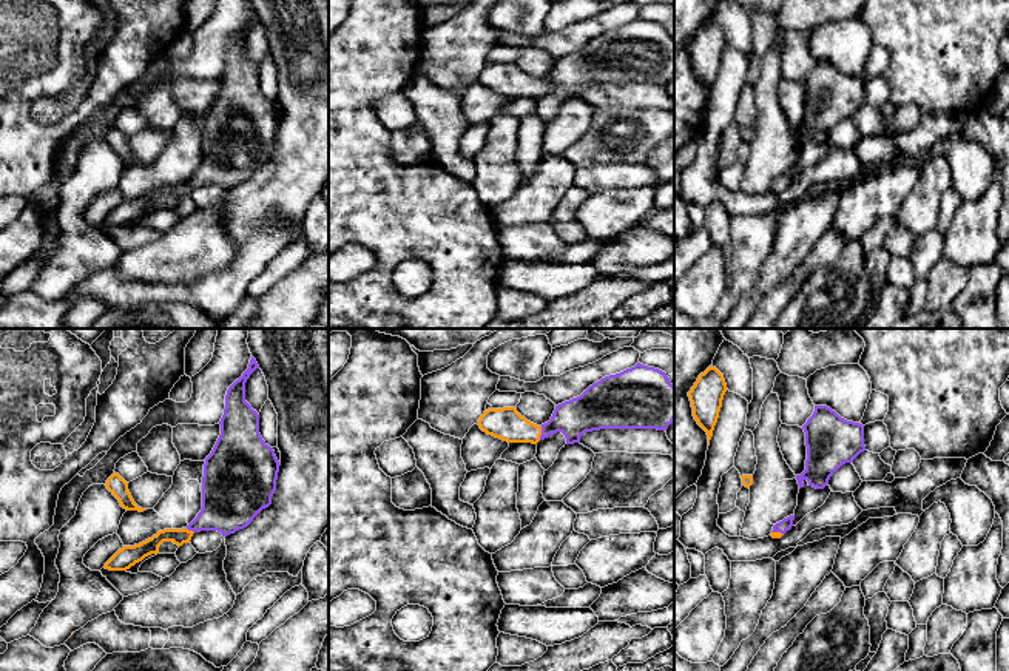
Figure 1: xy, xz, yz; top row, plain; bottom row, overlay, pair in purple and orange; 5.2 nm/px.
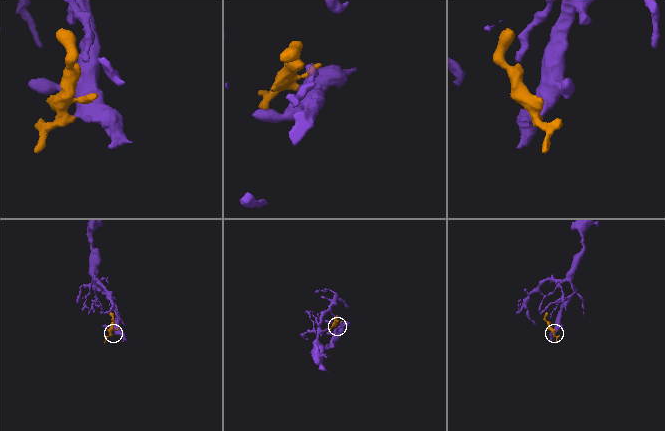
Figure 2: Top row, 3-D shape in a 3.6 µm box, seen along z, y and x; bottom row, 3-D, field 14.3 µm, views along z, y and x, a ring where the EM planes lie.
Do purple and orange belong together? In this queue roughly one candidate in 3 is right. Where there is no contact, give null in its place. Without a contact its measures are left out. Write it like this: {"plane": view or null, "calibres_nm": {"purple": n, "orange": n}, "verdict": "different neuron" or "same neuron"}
{"plane": "xz", "calibres_nm": {"purple": 190, "orange": 170}, "verdict": "same neuron"}

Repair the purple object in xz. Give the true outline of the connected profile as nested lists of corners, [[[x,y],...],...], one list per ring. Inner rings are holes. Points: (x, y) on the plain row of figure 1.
[[[637,17],[589,40],[580,51],[555,60],[551,74],[537,80],[515,62],[488,63],[478,80],[508,97],[532,97],[562,86],[566,99],[600,83],[666,85],[674,76],[674,40],[665,26]]]

